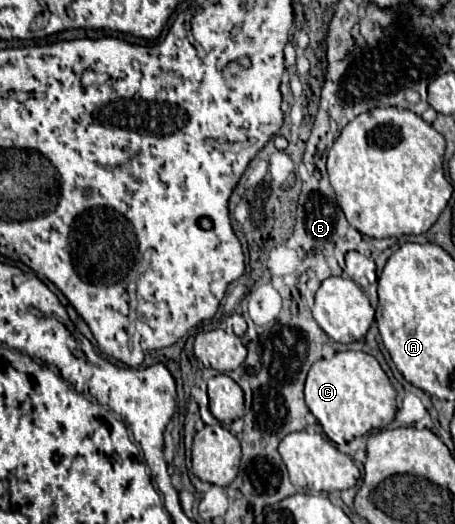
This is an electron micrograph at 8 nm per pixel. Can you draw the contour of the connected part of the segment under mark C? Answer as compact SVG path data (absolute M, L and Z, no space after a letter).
M336 352L330 360L318 360L306 378L306 406L316 416L326 436L346 444L372 430L386 428L396 414L396 390L378 360L366 352Z

